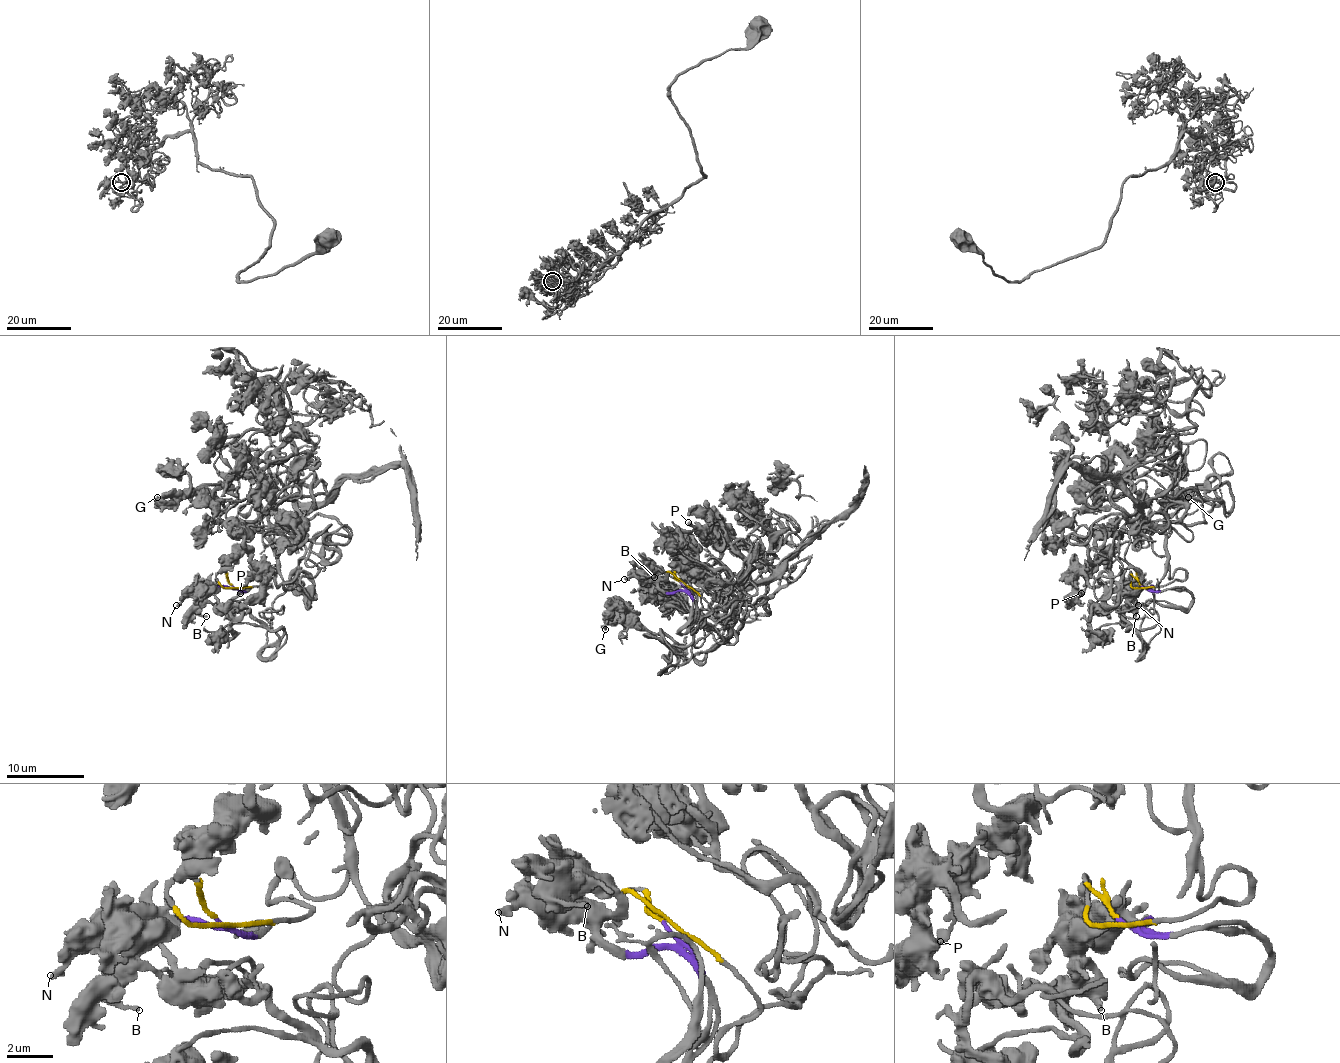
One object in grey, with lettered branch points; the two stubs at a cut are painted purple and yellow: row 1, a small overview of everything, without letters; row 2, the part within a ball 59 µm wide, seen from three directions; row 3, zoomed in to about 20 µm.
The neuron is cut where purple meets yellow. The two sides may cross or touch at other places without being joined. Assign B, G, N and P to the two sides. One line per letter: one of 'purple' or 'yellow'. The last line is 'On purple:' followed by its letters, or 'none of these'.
B: purple
G: yellow
N: purple
P: yellow
On purple: B, N

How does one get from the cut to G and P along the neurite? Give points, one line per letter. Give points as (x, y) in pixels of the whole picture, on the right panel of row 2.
G: (1142, 588), (1165, 586), (1171, 528), (1189, 541), (1189, 528), (1204, 522), (1191, 491), (1167, 500), (1189, 496)
P: (1142, 588), (1165, 586), (1169, 553), (1165, 535), (1140, 522), (1121, 578), (1092, 586), (1080, 570), (1082, 594)

